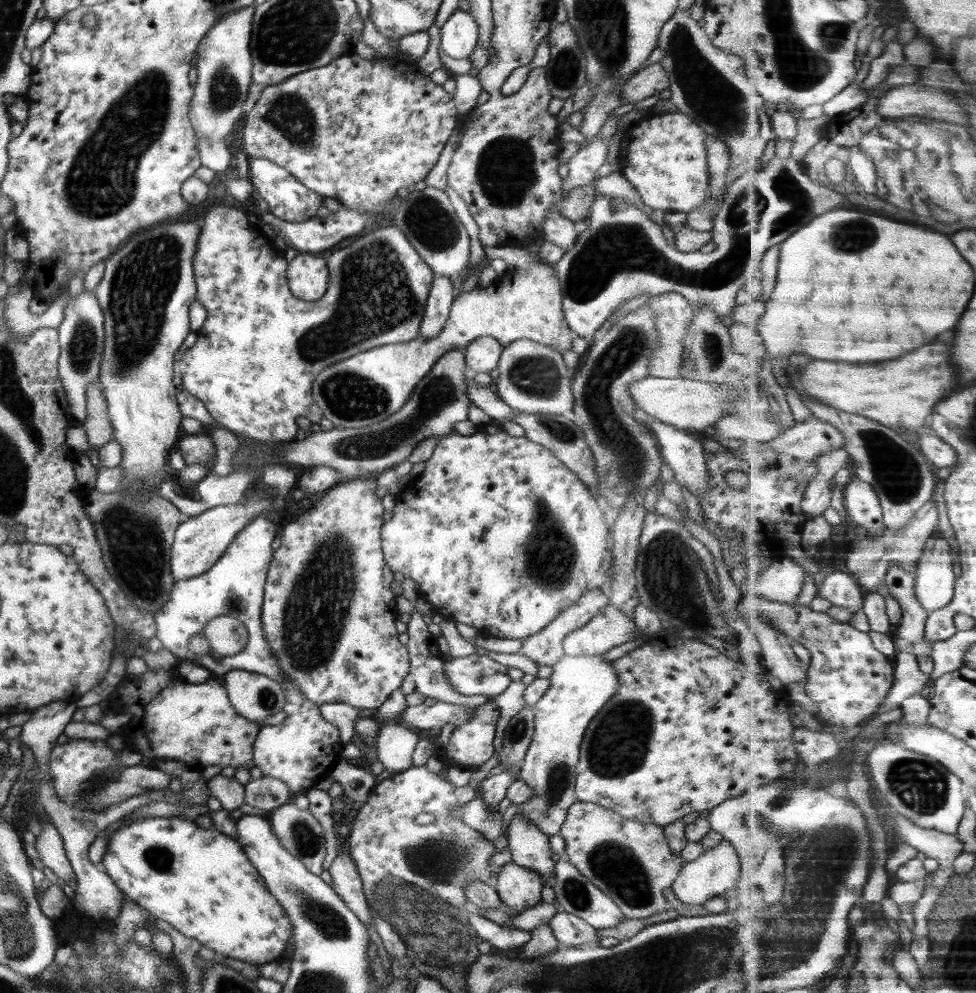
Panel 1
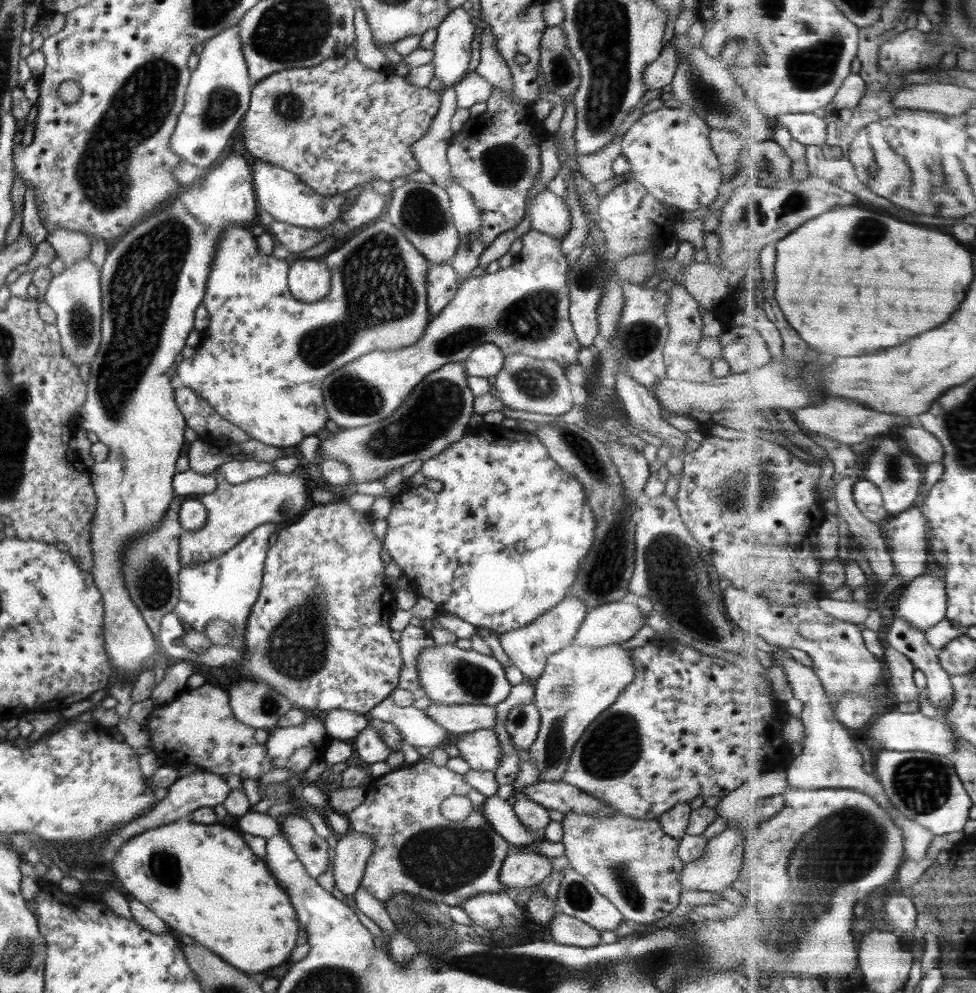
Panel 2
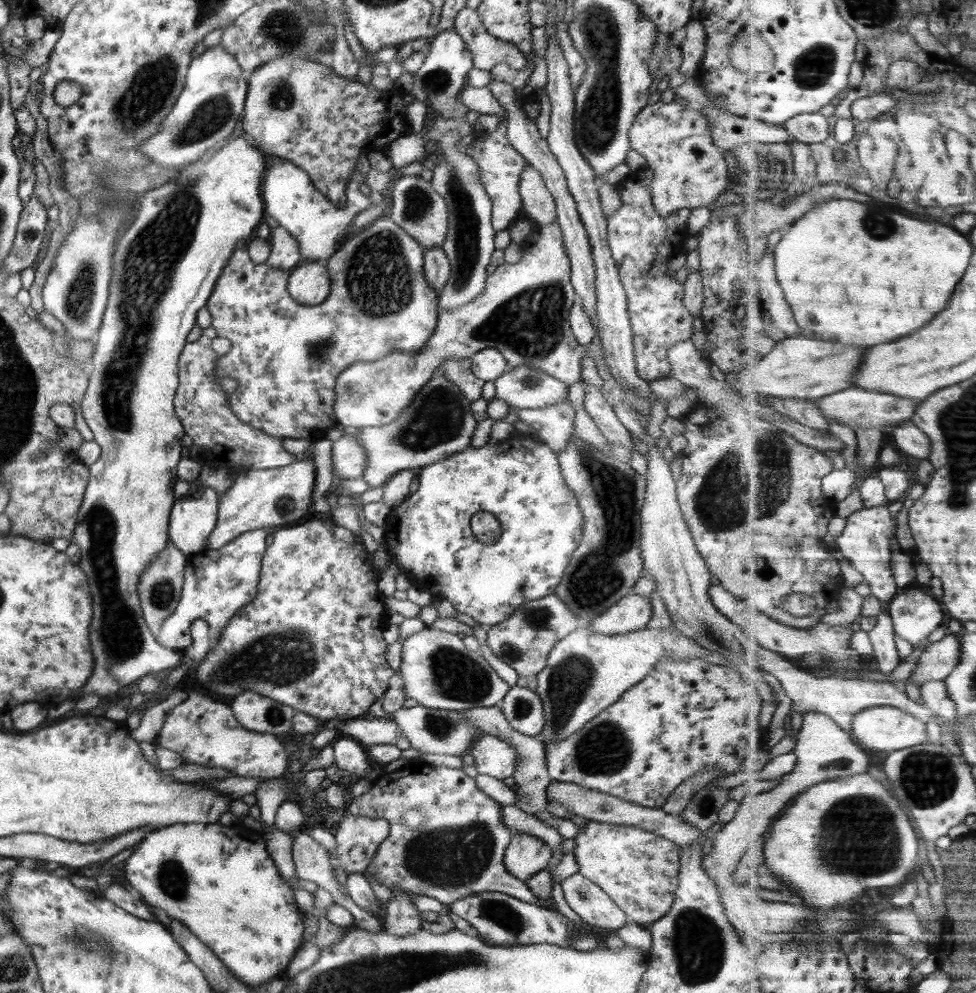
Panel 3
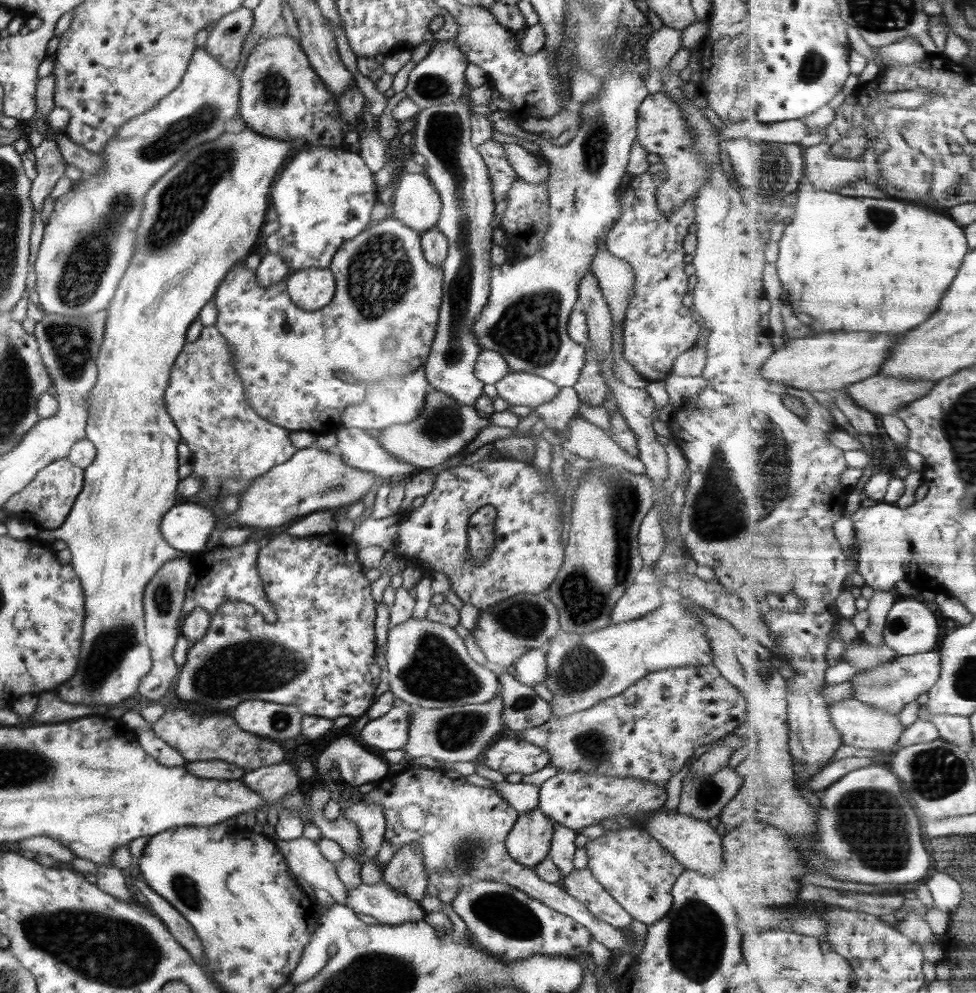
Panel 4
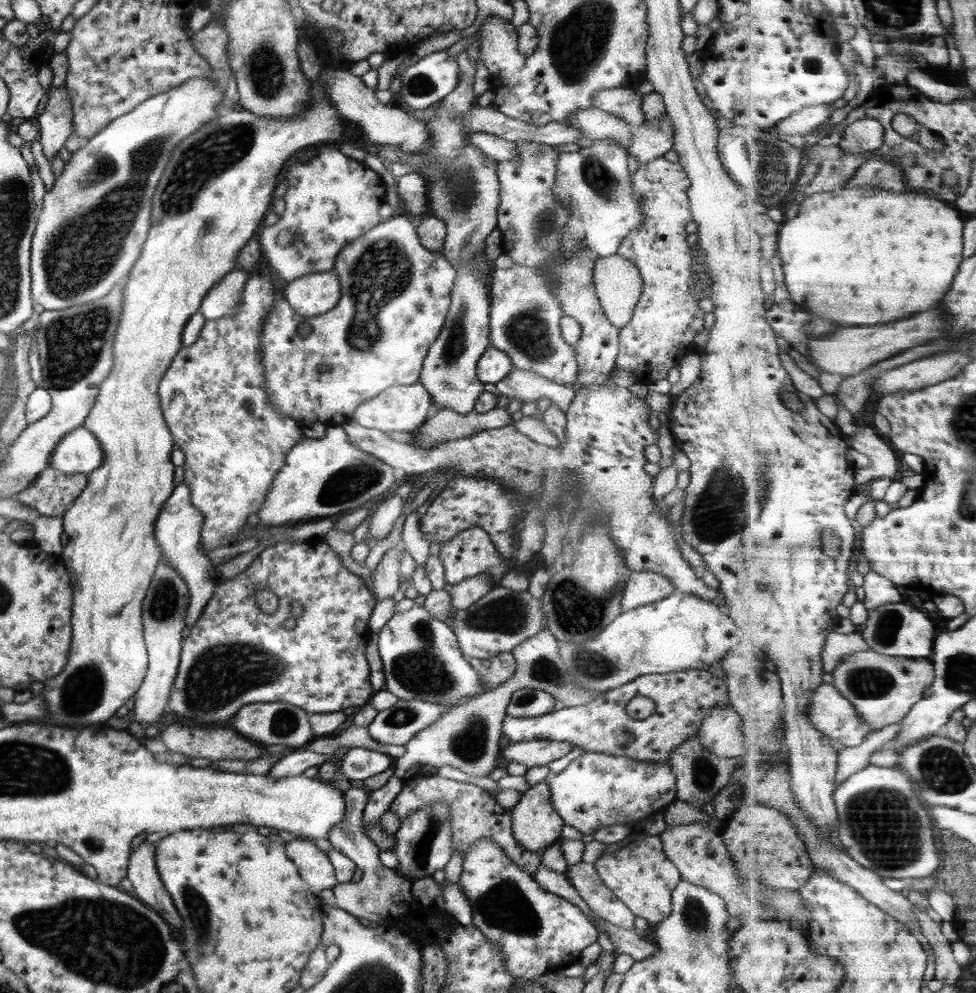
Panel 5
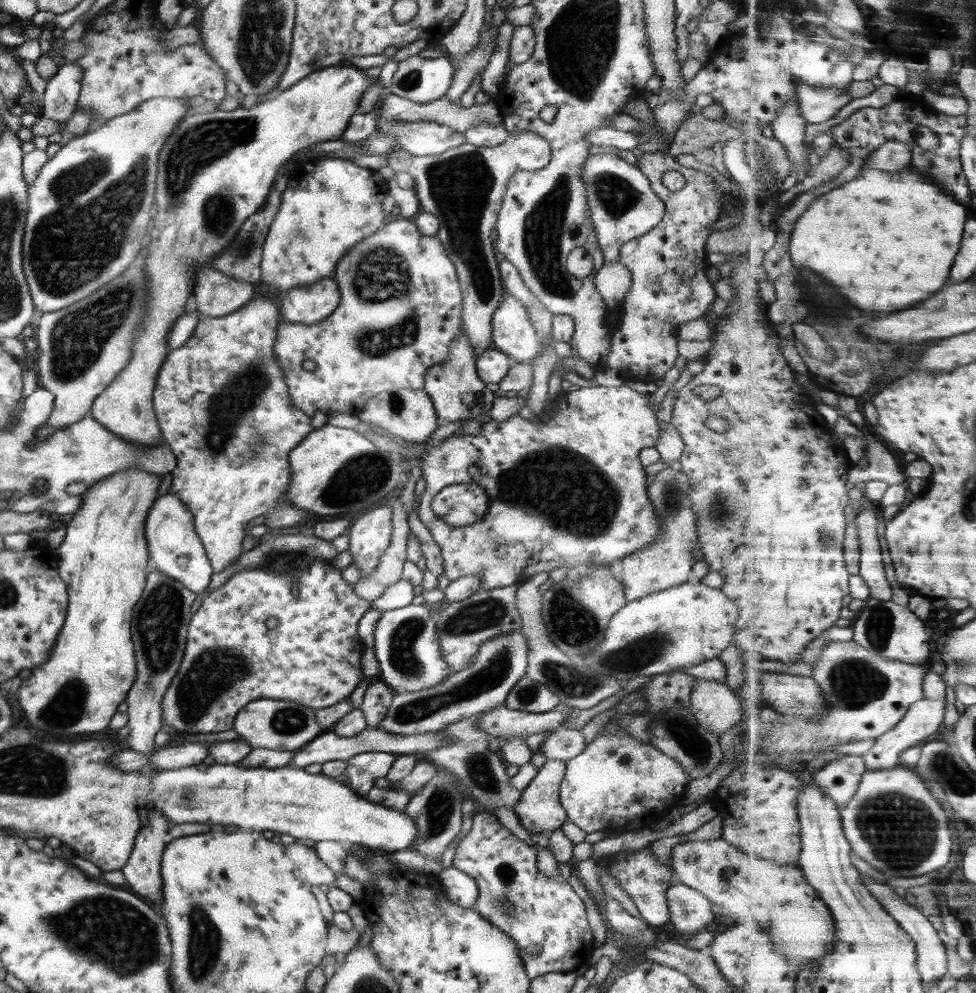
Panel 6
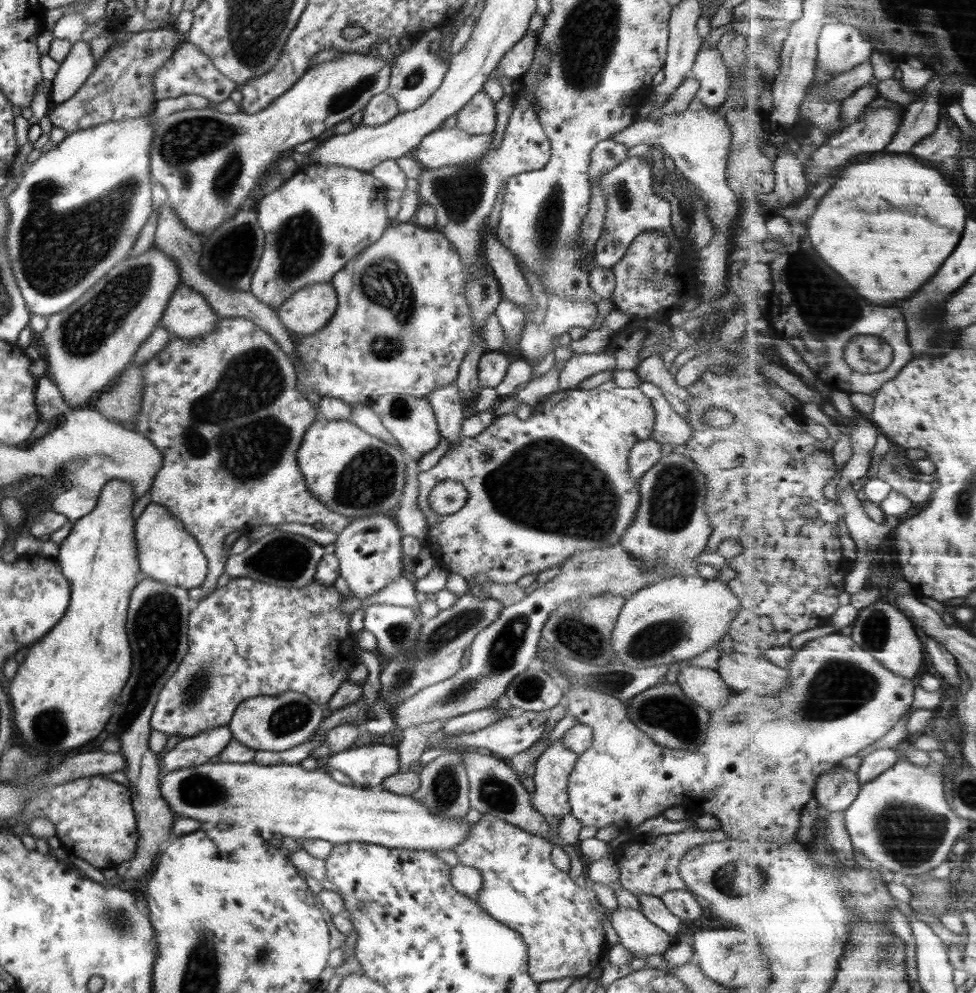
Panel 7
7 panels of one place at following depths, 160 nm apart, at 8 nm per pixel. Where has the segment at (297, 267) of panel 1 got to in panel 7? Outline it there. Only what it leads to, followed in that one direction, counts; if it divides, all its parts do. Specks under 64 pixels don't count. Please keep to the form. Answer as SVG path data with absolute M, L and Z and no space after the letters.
M314 283L297 290L277 308L282 324L298 337L312 336L323 329L337 307L331 283Z

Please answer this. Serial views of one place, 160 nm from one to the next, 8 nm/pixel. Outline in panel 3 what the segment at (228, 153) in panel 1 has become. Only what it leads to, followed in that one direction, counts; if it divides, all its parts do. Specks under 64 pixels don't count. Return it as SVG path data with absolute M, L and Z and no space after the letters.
M220 44L206 48L203 54L191 59L184 89L164 119L160 131L154 137L143 140L137 151L149 160L149 164L182 169L228 141L244 112L248 81L242 73L238 62Z

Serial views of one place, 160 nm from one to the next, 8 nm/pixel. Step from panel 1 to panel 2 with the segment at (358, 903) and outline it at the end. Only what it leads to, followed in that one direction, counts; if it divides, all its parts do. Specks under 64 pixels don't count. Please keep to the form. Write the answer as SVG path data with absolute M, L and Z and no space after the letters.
M349 828L333 849L334 888L338 888L344 895L354 896L361 886L367 860L372 854L373 838Z

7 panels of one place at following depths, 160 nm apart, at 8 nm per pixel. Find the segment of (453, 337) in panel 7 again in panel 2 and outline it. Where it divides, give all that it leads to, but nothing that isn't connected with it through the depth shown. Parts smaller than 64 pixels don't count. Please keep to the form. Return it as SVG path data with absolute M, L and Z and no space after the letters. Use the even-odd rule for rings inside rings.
M386 219L377 221L362 232L356 234L352 240L342 244L340 248L330 250L328 256L321 258L332 272L332 284L330 292L321 298L320 301L313 303L296 300L290 292L287 276L289 273L288 262L284 259L275 260L272 256L267 258L257 247L256 237L241 226L230 225L223 230L220 235L213 263L211 264L210 274L207 280L205 295L202 303L209 312L210 322L202 331L202 343L199 345L197 353L193 357L185 358L180 362L178 378L182 380L184 386L193 390L208 402L208 404L222 418L229 420L232 424L242 429L250 439L254 439L270 446L284 447L292 452L295 447L306 438L306 436L323 435L328 422L328 413L322 398L322 381L336 368L340 368L348 362L355 361L363 354L368 354L373 350L396 350L405 346L410 346L423 338L425 328L429 323L429 308L427 303L427 270L429 261L424 258L420 251L412 246L412 243L398 230L391 222ZM346 270L350 270L350 284L346 284ZM378 314L378 316L376 316Z

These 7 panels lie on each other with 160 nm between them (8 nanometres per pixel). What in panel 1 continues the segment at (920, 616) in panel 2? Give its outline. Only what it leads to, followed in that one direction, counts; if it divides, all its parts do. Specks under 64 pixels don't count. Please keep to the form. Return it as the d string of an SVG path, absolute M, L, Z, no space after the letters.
M938 528L928 540L917 577L918 600L929 615L952 604L958 578L957 555L952 552L952 544Z

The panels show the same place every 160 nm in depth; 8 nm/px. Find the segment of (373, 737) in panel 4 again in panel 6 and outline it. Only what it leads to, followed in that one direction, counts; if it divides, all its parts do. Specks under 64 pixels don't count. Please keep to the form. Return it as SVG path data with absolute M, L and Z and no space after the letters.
M521 629L489 638L480 645L472 670L453 673L434 688L416 692L395 693L386 716L379 728L394 734L422 734L442 730L445 726L462 721L479 712L490 711L503 705L510 689L527 675L528 647Z

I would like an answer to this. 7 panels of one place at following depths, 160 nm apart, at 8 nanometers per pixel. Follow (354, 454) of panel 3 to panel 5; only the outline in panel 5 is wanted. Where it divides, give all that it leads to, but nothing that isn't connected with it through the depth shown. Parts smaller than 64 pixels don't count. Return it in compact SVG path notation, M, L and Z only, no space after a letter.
M582 386L566 412L566 443L560 442L558 447L536 443L511 424L480 430L472 436L441 442L430 448L394 441L386 432L369 429L356 421L342 425L354 446L392 468L402 468L408 476L455 468L458 471L454 477L495 478L524 497L525 505L534 494L541 493L543 510L548 505L561 508L560 544L563 546L570 540L573 551L586 534L587 526L606 523L612 544L620 550L628 570L654 571L664 575L676 589L725 608L719 590L708 587L682 558L671 525L653 499L655 477L643 469L647 463L645 446L656 443L659 437L648 425L650 412L644 397L638 397L631 388Z

